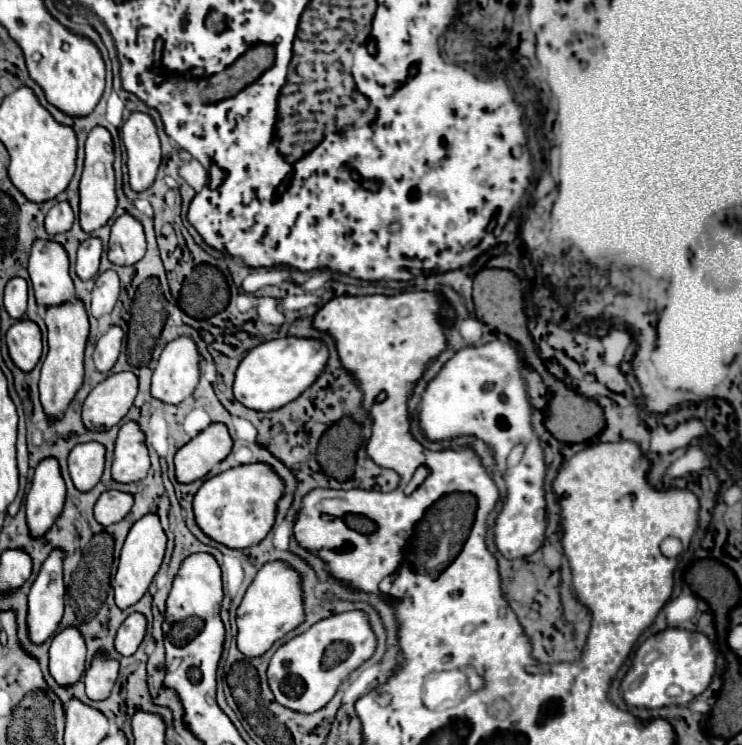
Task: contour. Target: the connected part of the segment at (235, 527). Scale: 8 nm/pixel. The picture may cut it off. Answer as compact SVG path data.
M268 463L232 467L216 477L206 479L204 485L198 489L194 497L196 523L202 527L206 535L210 535L214 541L226 547L250 547L254 543L260 543L274 527L278 511L276 507L278 501L284 497L284 491L284 479Z

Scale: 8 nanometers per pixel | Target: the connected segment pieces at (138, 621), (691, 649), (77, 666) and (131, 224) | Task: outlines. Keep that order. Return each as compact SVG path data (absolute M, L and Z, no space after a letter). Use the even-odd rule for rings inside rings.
M132 613L116 633L116 651L122 655L134 655L146 635L148 621L142 613Z
M666 629L658 635L652 635L636 651L632 671L628 671L622 681L622 697L628 705L648 709L658 709L666 705L686 705L708 689L712 677L716 675L716 669L716 647L704 633L686 629ZM652 651L658 651L658 659L654 659L652 663L644 663L644 657Z
M76 625L66 627L50 645L50 673L60 685L72 685L84 675L86 641Z
M124 213L116 219L108 243L108 259L114 265L134 265L146 253L146 235L140 219Z

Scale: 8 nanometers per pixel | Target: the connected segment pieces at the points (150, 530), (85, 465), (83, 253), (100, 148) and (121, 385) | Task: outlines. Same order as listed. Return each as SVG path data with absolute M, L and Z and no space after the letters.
M148 513L144 515L140 521L134 523L134 527L130 529L124 549L120 553L120 565L116 571L116 577L112 581L114 585L114 597L116 597L116 605L120 605L120 609L126 609L130 605L134 605L136 601L142 599L142 595L148 591L154 575L158 573L162 561L164 561L164 553L166 553L166 531L162 529L160 517L156 513Z
M98 441L80 443L68 457L68 467L76 489L90 491L102 477L106 463L106 447Z
M88 237L80 249L78 249L78 257L76 257L76 273L80 275L80 279L92 279L98 273L100 267L100 257L102 257L102 239L100 237Z
M94 127L86 139L86 161L80 179L80 225L84 231L94 231L108 223L118 207L116 199L116 173L114 173L114 143L104 127Z
M132 371L114 373L92 389L82 407L88 429L110 429L126 417L138 395L138 377Z

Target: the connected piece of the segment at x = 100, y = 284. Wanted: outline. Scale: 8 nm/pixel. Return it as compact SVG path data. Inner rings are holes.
M106 271L96 279L94 293L92 293L92 307L90 313L94 317L102 317L112 313L120 295L120 277L116 271Z

